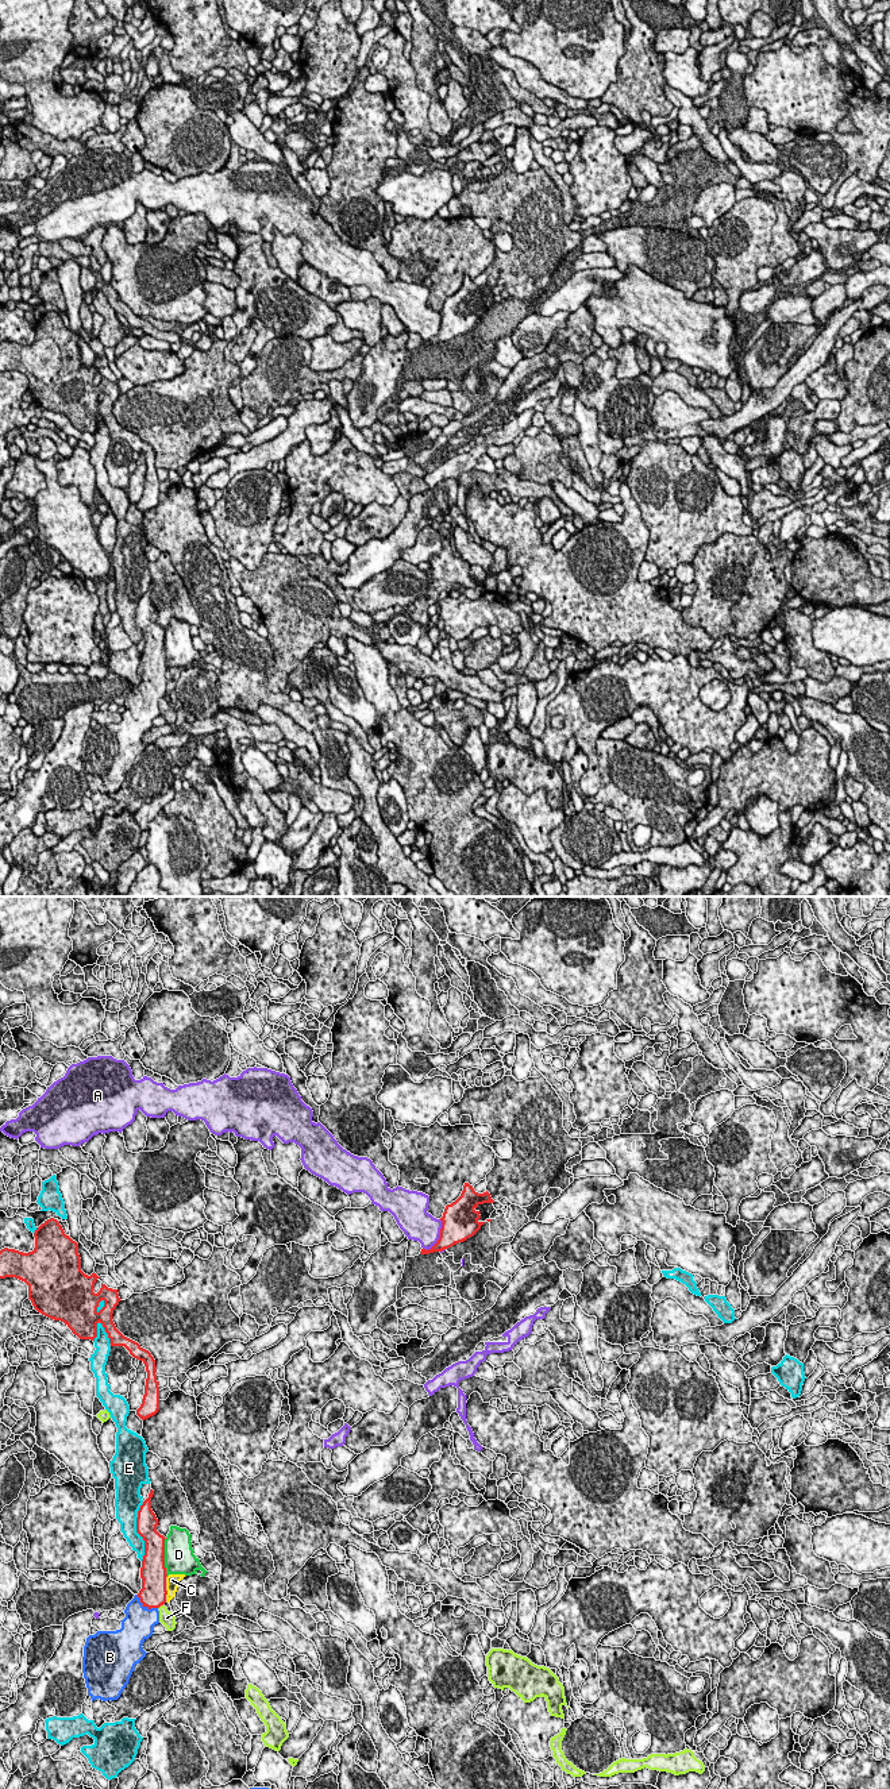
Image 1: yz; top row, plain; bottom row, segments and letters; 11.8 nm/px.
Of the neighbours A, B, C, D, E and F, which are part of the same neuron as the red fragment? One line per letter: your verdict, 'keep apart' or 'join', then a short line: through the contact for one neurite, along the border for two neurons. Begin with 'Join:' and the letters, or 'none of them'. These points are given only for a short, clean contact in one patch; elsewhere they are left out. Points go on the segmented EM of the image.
Join: B
A: keep apart
B: join; line yz (153, 1595), (145, 1607), (137, 1626)
C: keep apart
D: keep apart
E: keep apart
F: keep apart; line yz (164, 1603), (158, 1608)

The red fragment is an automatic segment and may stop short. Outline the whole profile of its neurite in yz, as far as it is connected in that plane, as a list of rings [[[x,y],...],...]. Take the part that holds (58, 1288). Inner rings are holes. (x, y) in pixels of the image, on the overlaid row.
[[[57,1219],[45,1221],[34,1237],[32,1252],[0,1250],[0,1279],[24,1281],[34,1308],[50,1319],[63,1322],[80,1339],[95,1341],[100,1322],[111,1346],[124,1346],[145,1364],[147,1379],[136,1415],[142,1420],[155,1415],[159,1410],[155,1360],[149,1350],[116,1329],[112,1314],[120,1302],[117,1289],[101,1283],[100,1291],[93,1292],[99,1276],[95,1272],[88,1276],[81,1271],[78,1244],[65,1234]]]

